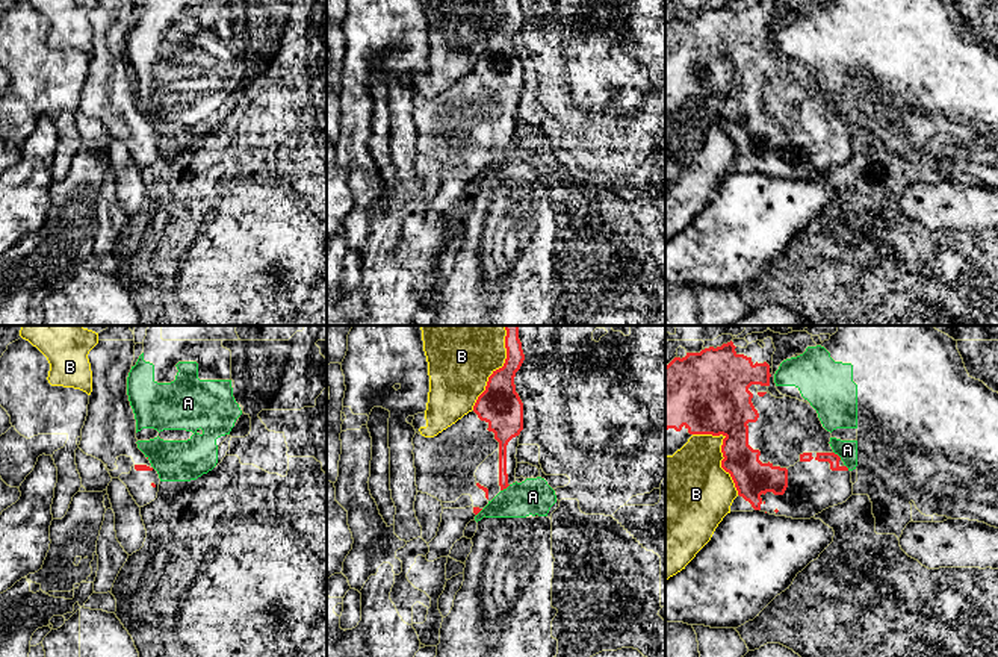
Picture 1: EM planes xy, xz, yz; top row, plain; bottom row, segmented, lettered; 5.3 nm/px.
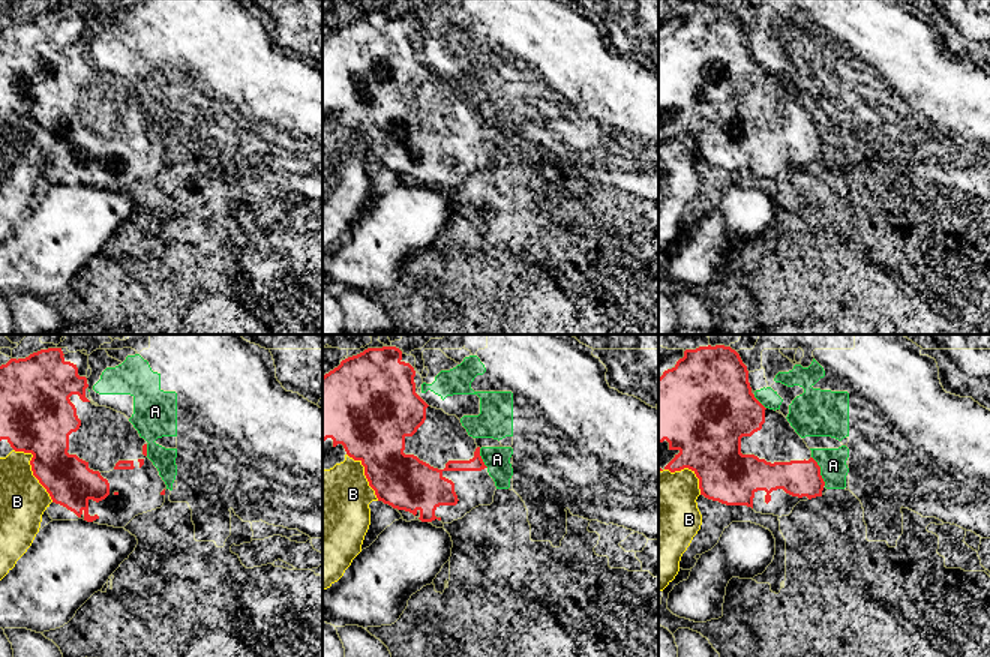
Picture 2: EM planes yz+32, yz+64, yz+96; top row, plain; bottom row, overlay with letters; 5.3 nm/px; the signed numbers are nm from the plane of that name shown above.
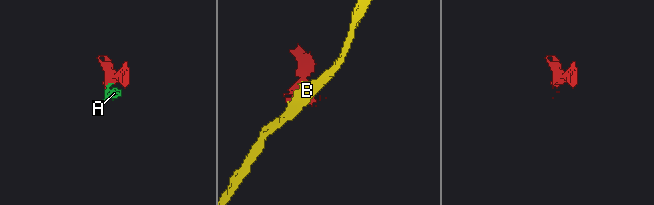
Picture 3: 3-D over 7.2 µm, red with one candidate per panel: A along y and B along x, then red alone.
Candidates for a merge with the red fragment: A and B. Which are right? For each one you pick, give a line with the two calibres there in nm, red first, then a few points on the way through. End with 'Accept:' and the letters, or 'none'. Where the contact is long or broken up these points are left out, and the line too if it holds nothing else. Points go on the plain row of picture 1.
Accept: none

